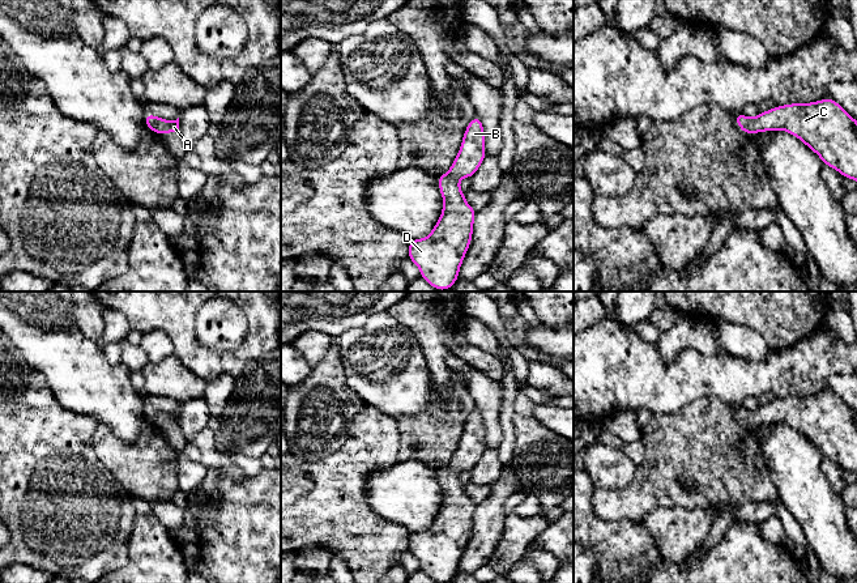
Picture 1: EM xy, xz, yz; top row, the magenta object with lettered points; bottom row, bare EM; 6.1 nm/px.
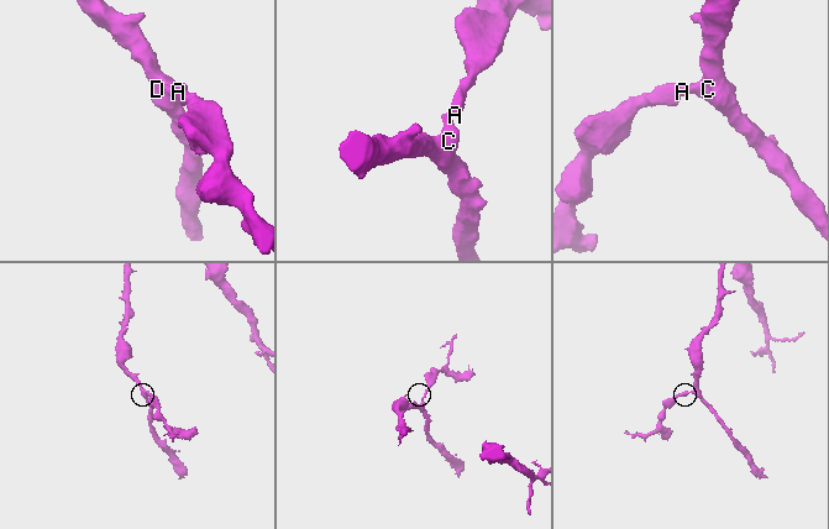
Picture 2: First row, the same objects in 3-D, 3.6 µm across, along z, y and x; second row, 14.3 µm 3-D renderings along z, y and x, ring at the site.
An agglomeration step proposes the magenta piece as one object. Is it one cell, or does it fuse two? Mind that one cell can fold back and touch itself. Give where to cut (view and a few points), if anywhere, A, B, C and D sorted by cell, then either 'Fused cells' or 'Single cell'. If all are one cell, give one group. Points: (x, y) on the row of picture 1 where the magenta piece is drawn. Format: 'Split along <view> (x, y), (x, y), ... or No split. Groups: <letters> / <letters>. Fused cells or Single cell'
No split. Groups: A B C D. Single cell

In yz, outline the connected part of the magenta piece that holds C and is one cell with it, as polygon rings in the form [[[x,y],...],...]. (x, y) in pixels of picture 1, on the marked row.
[[[832,98],[775,106],[752,119],[737,112],[736,124],[746,135],[786,131],[817,153],[824,165],[845,179],[857,180],[857,120]]]

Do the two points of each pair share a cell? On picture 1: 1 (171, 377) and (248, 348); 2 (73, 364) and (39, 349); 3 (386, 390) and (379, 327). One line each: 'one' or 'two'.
1: two
2: one
3: one

